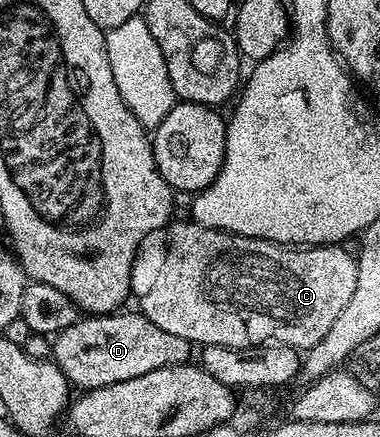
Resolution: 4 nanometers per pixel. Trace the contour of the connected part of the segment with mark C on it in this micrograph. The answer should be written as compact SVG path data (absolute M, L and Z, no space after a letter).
M176 221L170 225L169 230L175 234L175 246L169 244L171 258L167 258L167 266L163 266L163 274L159 274L159 282L155 282L155 290L147 294L147 306L140 310L149 321L157 324L159 328L170 332L175 336L181 336L187 342L199 346L258 346L260 344L282 344L292 348L309 348L329 332L333 320L341 316L345 304L349 304L349 299L353 296L353 288L357 288L357 261L354 257L342 251L339 244L329 246L309 246L306 248L296 248L294 246L284 246L277 242L266 242L263 238L246 238L240 234L230 235L226 231L205 229L194 222Z

